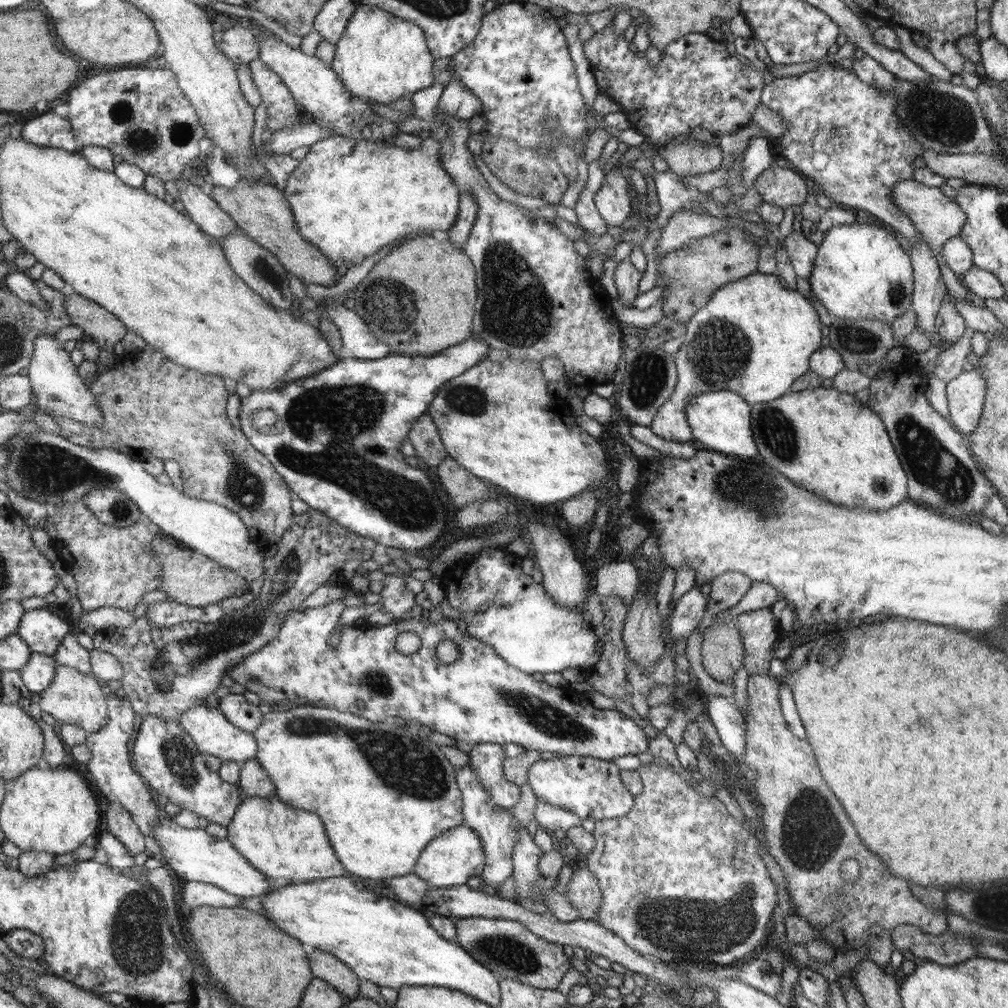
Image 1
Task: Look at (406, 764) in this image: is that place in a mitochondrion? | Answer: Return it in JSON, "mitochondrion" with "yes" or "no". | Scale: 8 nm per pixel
{"mitochondrion":"yes"}

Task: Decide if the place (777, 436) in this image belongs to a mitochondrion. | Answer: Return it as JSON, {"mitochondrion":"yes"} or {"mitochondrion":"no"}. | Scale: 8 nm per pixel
{"mitochondrion":"yes"}

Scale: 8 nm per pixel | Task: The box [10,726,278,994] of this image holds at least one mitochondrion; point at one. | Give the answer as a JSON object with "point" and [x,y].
{"point":[138,939]}

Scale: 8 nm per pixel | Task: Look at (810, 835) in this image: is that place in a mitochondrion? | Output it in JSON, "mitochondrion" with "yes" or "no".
{"mitochondrion":"yes"}

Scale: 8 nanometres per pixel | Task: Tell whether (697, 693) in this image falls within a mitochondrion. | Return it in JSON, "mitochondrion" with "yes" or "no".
{"mitochondrion":"no"}

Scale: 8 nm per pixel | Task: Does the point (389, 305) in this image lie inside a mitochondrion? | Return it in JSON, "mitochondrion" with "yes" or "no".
{"mitochondrion":"yes"}

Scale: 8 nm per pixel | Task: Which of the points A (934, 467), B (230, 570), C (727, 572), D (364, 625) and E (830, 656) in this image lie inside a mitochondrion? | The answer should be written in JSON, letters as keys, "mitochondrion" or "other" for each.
{"A":"mitochondrion","B":"other","C":"other","D":"other","E":"mitochondrion"}

